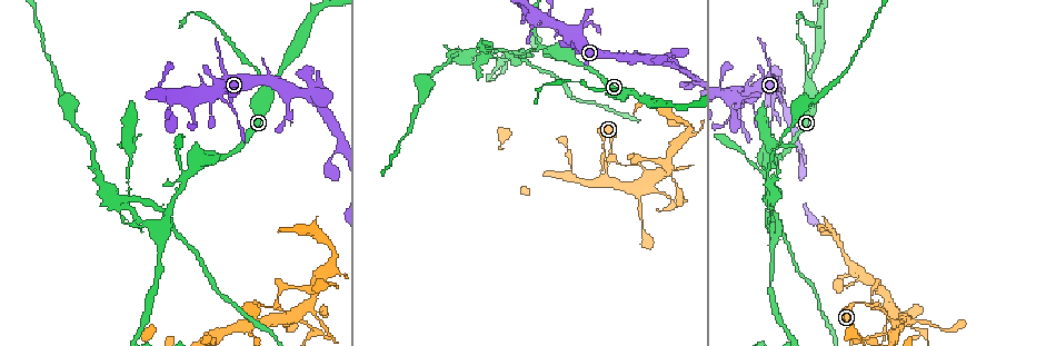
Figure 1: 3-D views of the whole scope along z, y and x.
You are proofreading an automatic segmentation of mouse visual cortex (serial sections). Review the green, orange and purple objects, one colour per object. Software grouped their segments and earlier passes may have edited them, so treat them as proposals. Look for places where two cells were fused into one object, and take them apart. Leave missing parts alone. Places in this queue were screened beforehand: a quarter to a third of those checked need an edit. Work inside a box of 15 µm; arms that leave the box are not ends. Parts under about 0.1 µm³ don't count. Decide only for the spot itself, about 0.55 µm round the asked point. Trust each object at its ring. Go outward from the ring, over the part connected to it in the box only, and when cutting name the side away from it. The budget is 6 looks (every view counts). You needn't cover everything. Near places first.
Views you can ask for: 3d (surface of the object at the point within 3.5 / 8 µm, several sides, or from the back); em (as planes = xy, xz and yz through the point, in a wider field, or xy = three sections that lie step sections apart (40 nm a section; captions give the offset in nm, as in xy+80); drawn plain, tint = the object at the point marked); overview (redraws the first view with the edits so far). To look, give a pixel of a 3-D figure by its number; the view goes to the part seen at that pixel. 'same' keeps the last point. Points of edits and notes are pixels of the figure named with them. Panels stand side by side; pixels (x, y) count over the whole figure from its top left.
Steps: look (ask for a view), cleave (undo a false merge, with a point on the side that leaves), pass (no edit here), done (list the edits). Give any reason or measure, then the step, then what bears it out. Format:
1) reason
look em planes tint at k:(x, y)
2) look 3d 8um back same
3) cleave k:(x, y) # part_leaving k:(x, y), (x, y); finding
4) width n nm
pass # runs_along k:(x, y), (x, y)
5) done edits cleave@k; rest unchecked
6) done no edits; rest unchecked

sharp bend
look 3d 3.5um back at 1:(244, 322)

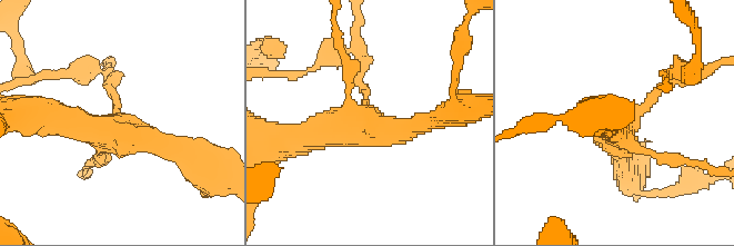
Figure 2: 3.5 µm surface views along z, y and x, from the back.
arms 4; arm_widths 150, 150, 300, 400 nm
look em xy step 2 tint at 2:(366, 116)

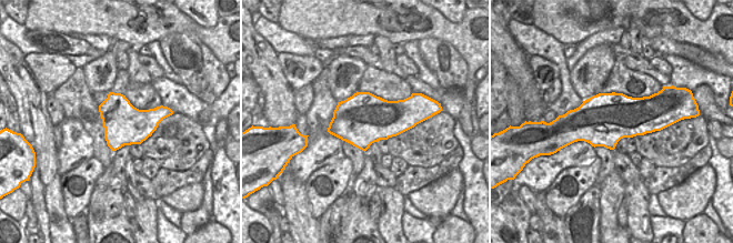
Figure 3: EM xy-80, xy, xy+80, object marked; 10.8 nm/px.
cut it another way
look em planes tint same

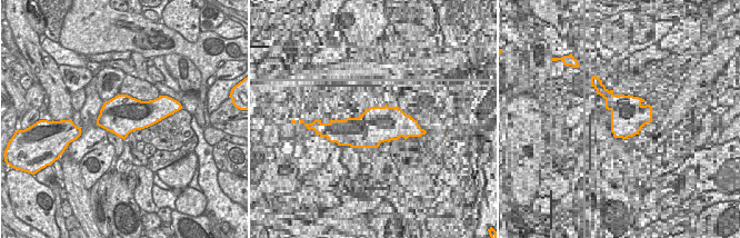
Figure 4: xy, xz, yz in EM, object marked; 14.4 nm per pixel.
pass # runs_along 2:(362, 62), (365, 117), (300, 139); all the same cell

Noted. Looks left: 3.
look 3d 3.5um at 1:(540, 46)

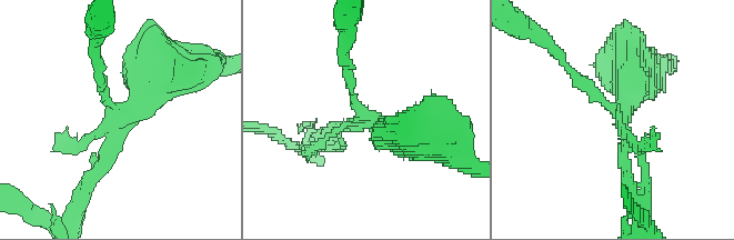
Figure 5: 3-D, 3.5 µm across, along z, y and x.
pass # runs_along 5:(179, 66), (113, 130), (90, 178); all the same cell

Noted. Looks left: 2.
side arm on a straight run
look 3d 3.5um at 1:(672, 63)

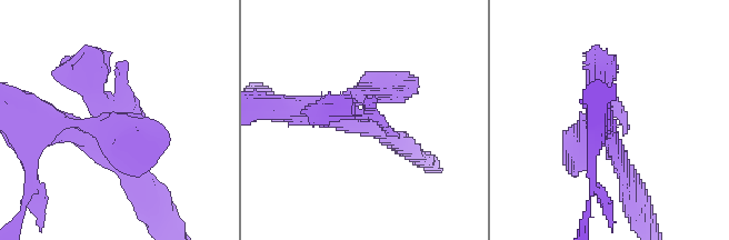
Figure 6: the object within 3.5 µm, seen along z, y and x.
look em xy step 5 tint at 6:(363, 118)

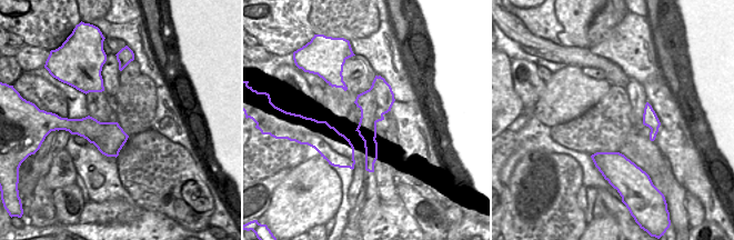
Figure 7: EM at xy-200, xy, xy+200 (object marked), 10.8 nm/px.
cleave 6:(120, 88) # border 7:(362, 130), (369, 130), (374, 138); a second cell is stuck on

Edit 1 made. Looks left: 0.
done edits cleave@6; rest unchecked

